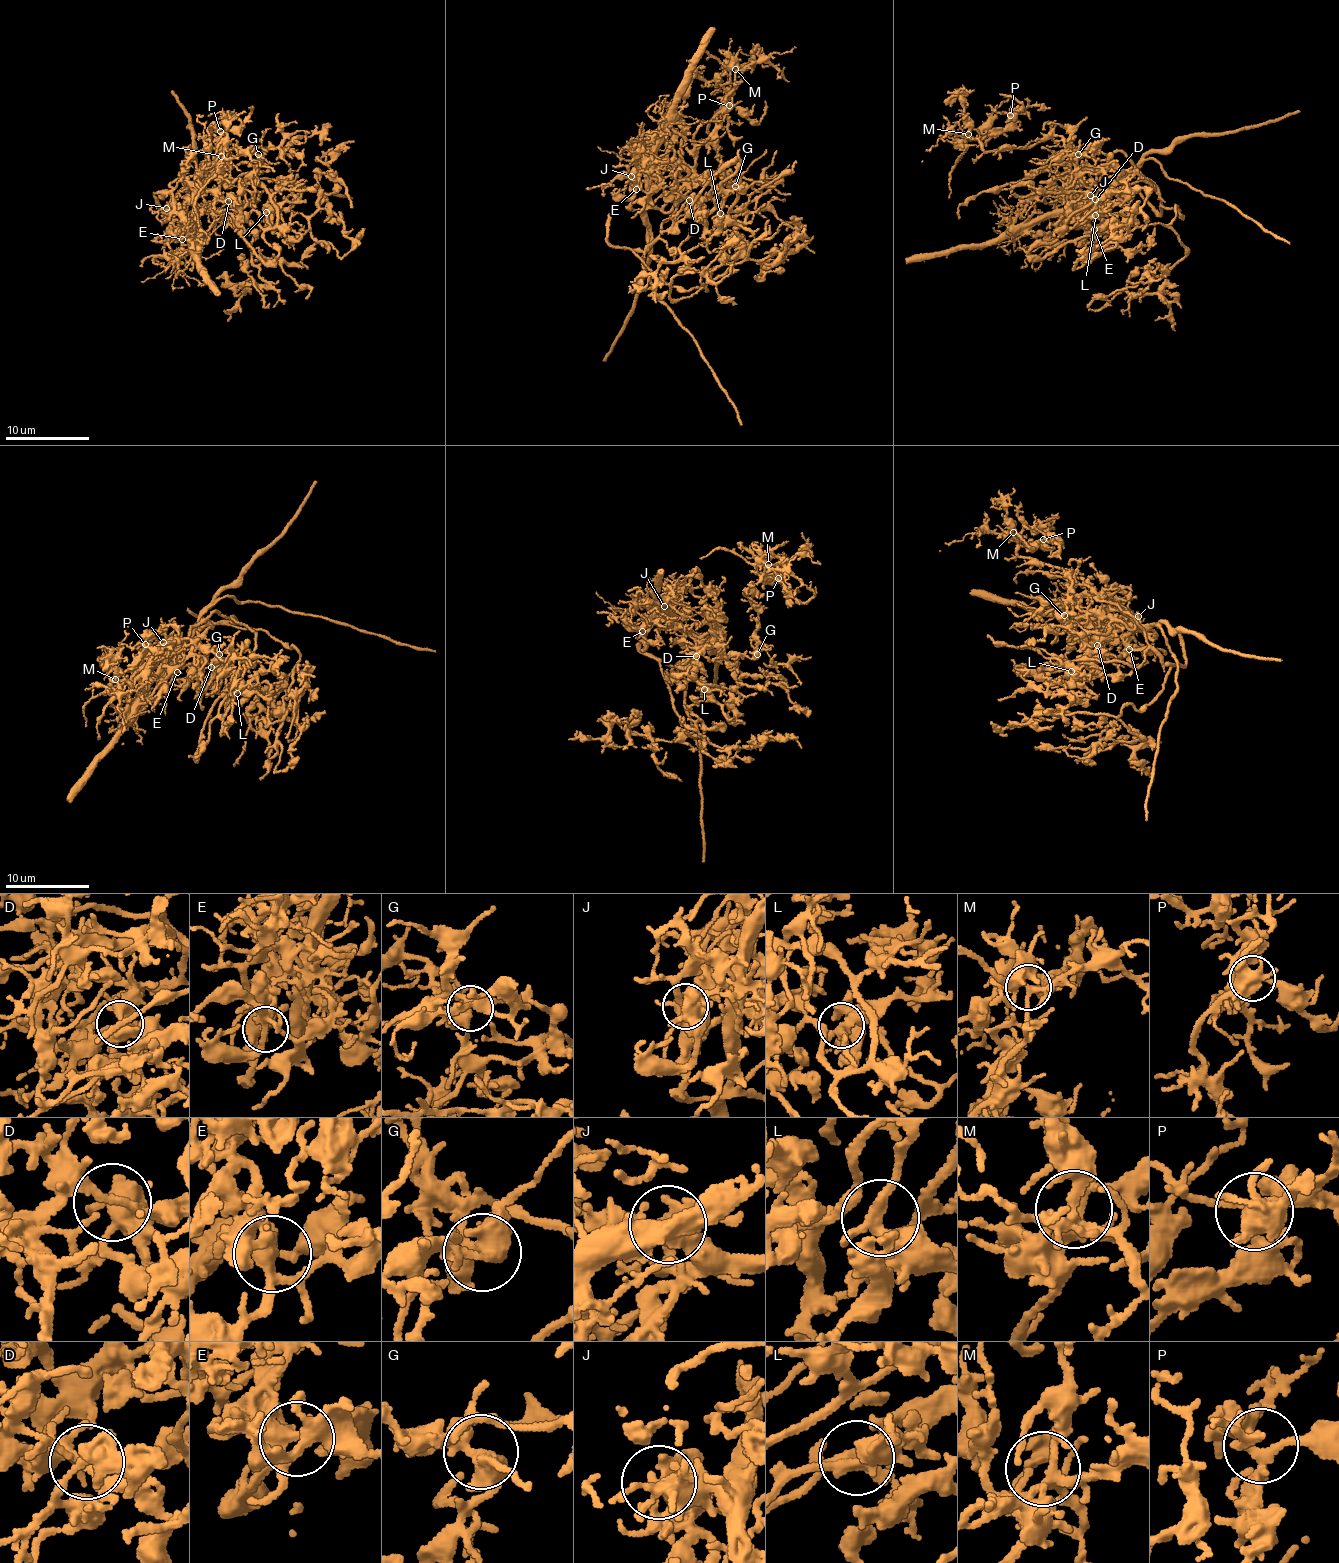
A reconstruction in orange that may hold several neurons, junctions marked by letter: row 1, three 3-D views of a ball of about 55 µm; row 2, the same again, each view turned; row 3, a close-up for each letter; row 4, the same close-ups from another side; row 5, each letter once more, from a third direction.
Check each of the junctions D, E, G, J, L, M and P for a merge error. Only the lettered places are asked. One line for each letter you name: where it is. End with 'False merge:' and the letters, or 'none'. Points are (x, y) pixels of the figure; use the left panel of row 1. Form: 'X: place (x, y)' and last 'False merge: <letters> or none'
J: place (166, 208)
False merge: J

